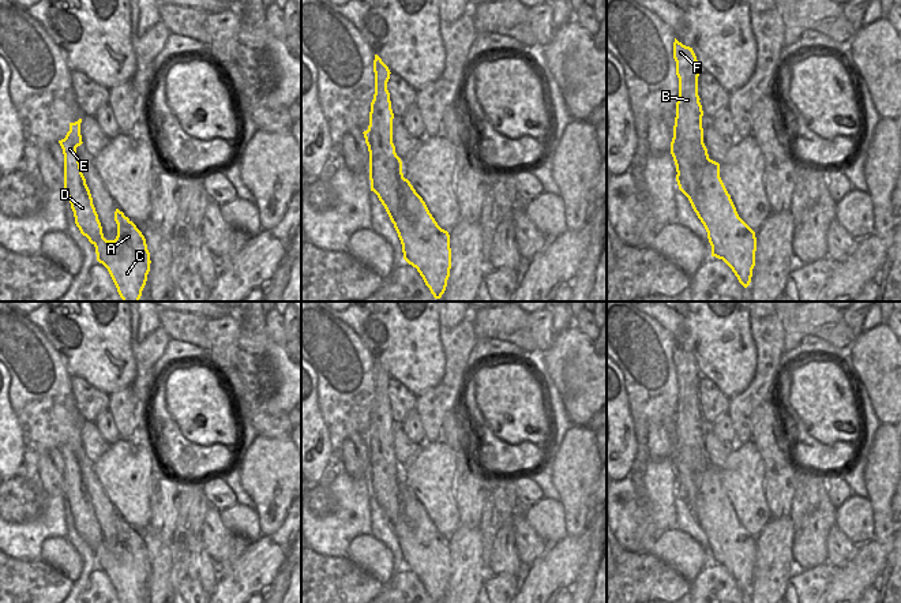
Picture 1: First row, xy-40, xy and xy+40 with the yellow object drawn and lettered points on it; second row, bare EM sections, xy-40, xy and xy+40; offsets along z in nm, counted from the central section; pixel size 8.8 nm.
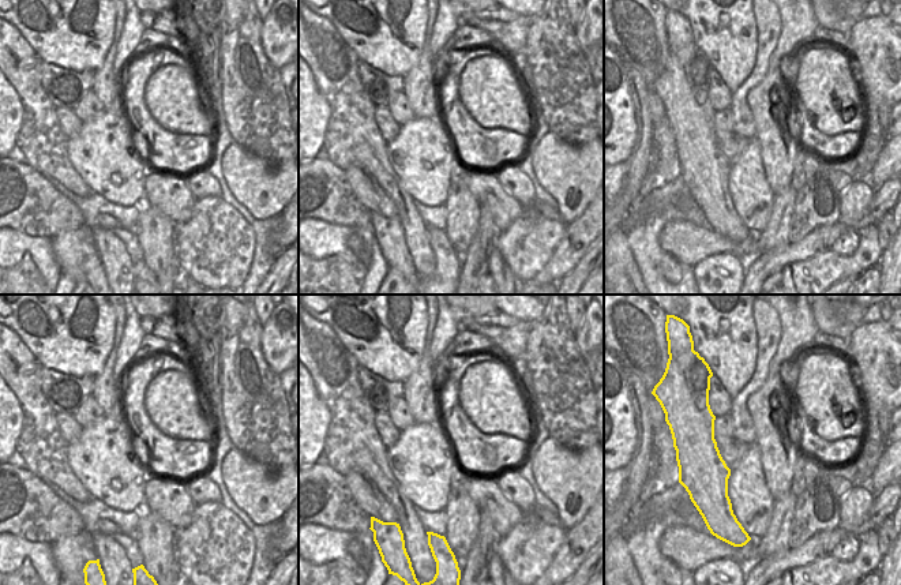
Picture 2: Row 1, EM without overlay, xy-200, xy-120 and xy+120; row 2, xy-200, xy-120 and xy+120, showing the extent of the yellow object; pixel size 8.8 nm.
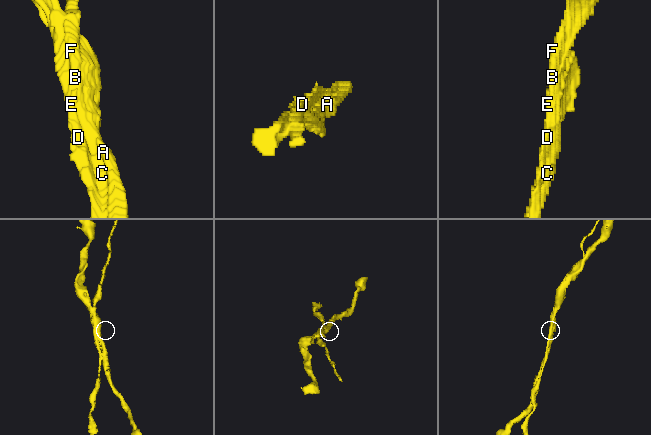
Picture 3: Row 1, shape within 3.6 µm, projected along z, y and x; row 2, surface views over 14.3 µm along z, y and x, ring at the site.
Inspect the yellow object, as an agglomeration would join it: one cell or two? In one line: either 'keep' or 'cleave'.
cleave

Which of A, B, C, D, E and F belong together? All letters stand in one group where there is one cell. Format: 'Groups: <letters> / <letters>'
Groups: A C / B D E F

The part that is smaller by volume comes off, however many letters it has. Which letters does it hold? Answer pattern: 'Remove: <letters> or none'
Remove: B, D, E, F

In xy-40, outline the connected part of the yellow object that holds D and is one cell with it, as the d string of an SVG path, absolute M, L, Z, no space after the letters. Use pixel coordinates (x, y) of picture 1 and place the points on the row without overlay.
M82 424L70 428L70 437L65 443L59 446L64 460L64 497L70 503L75 529L80 539L86 542L91 550L97 550L98 546L104 543L102 532L76 460L76 453L83 449L80 428Z

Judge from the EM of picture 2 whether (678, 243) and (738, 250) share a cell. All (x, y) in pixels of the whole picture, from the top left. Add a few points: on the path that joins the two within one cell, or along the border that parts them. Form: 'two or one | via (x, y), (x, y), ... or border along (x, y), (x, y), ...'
one | via (693, 243), (723, 244)

